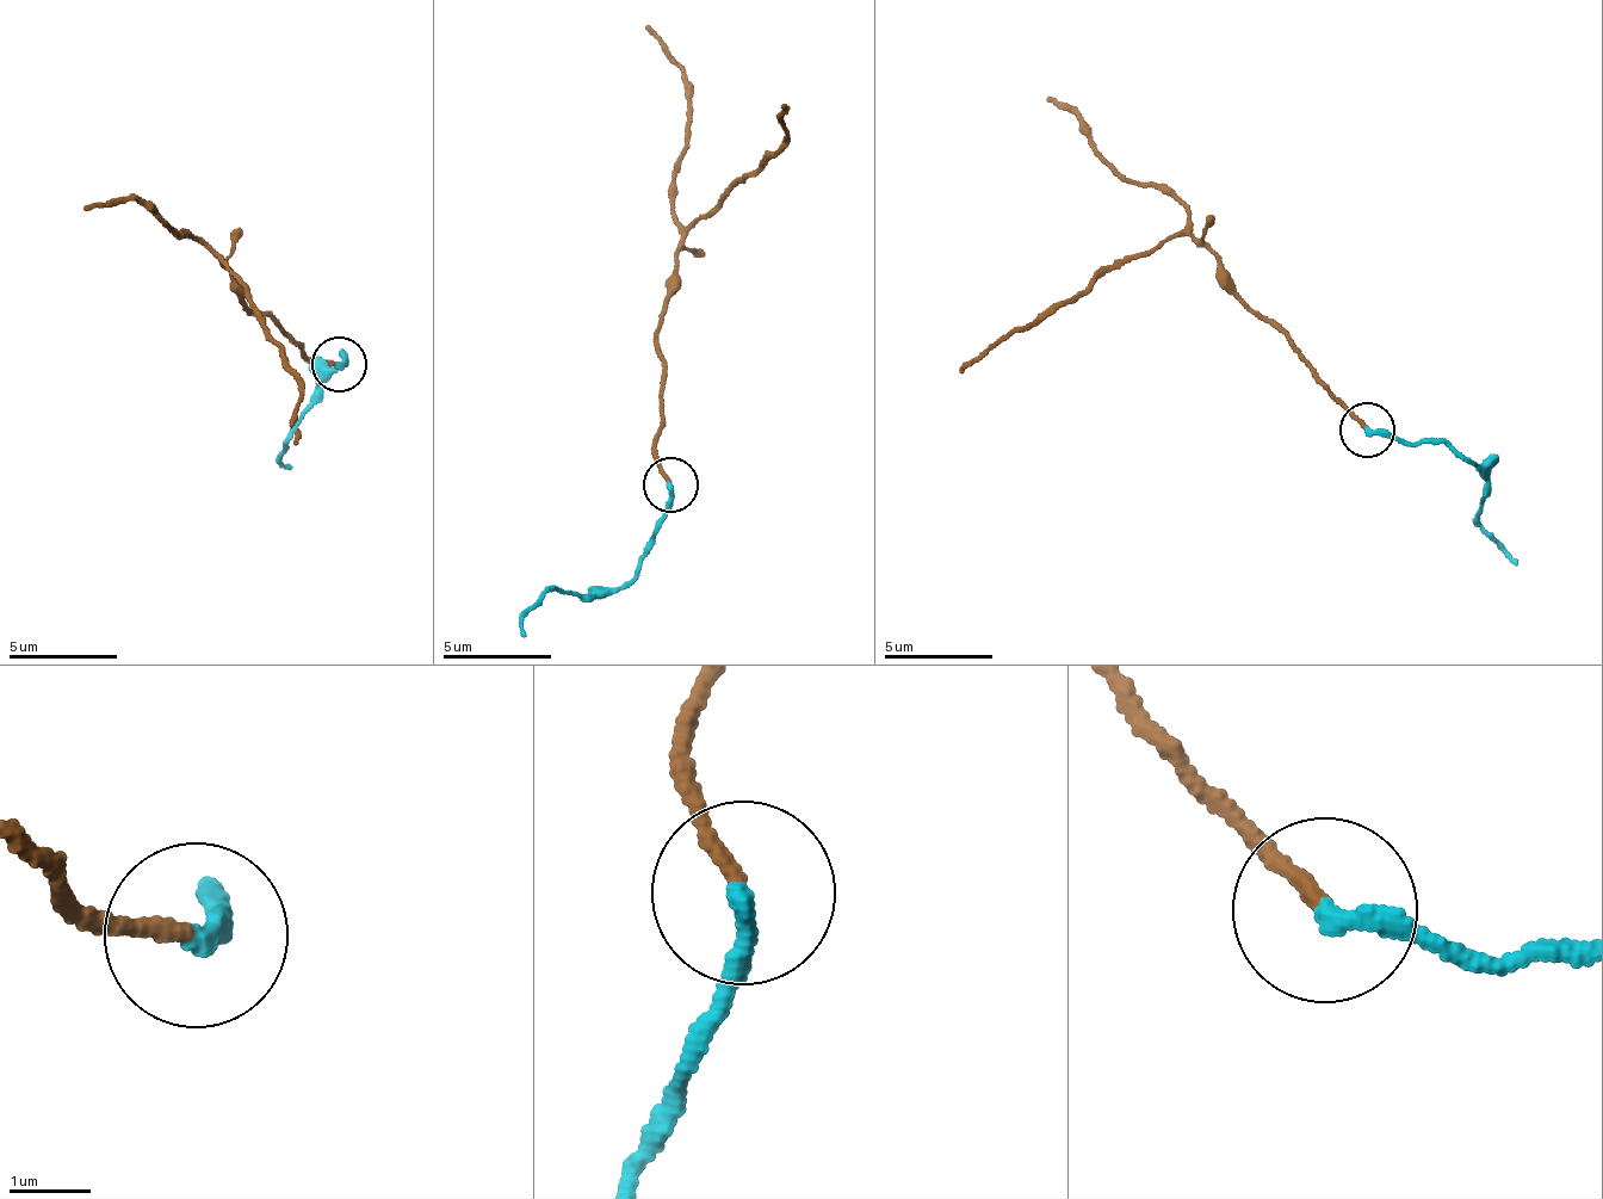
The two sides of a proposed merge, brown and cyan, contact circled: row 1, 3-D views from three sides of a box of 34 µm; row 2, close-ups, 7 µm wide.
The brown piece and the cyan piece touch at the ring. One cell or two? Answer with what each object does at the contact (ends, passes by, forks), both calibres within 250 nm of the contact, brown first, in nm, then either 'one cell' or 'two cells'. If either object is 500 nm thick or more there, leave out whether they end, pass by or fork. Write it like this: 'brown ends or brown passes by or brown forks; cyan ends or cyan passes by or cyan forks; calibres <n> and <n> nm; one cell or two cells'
brown ends; cyan ends; calibres 180 and 280 nm; one cell

